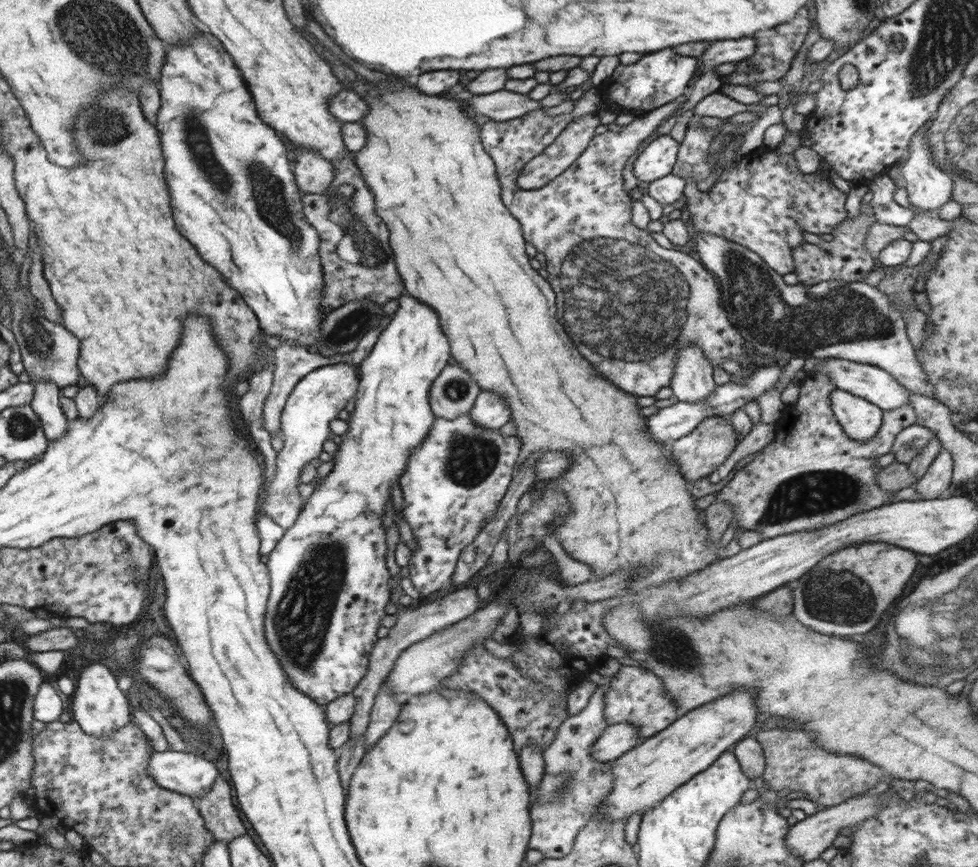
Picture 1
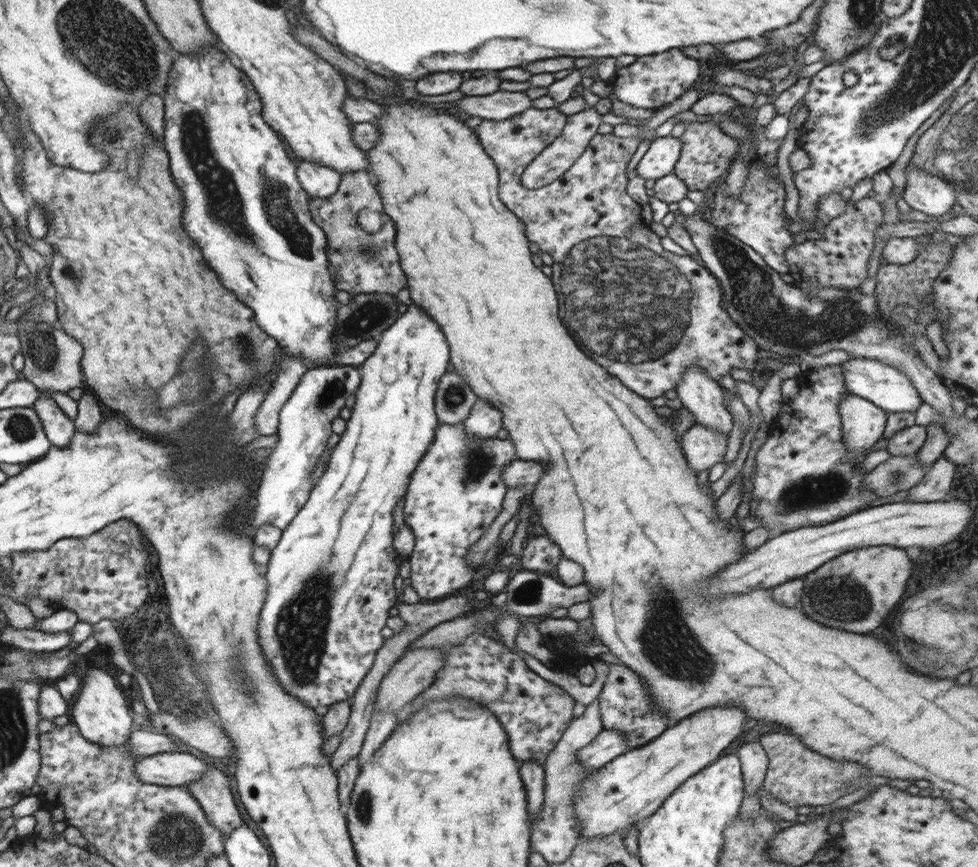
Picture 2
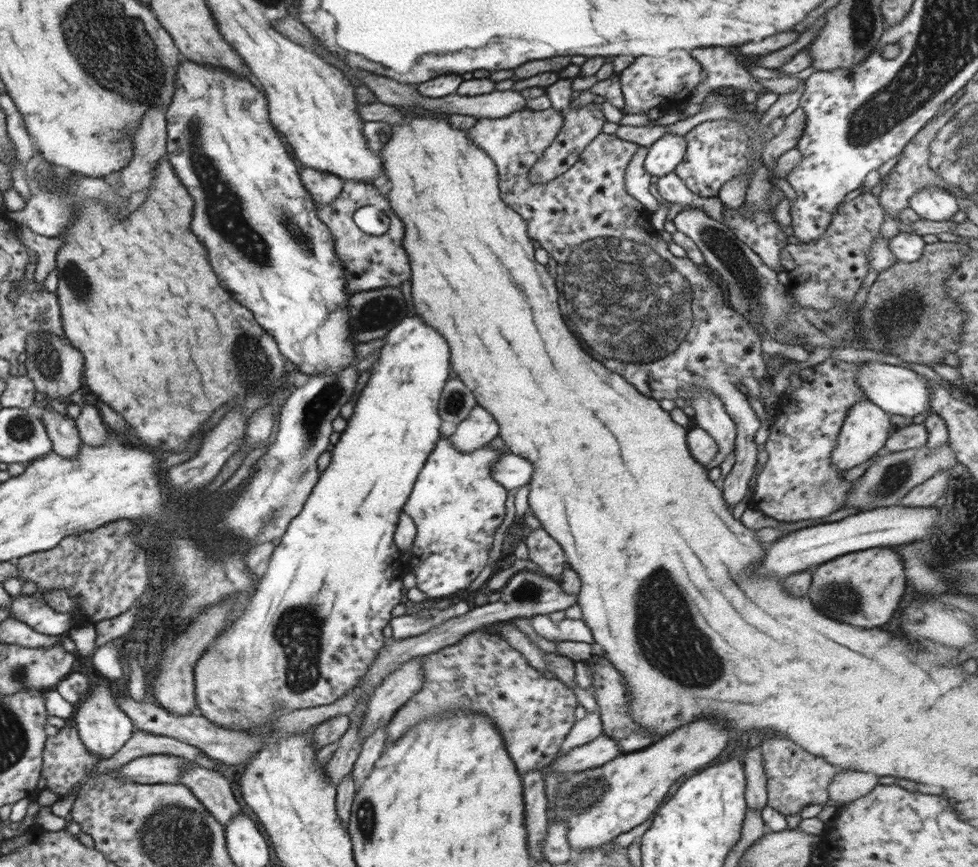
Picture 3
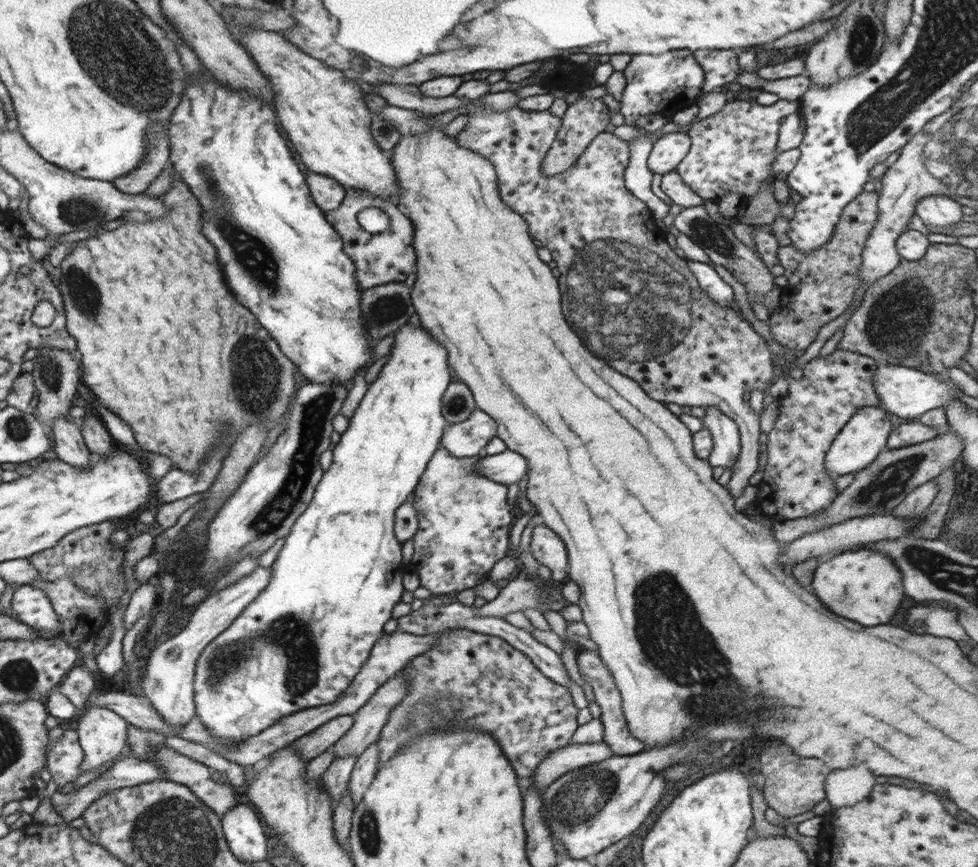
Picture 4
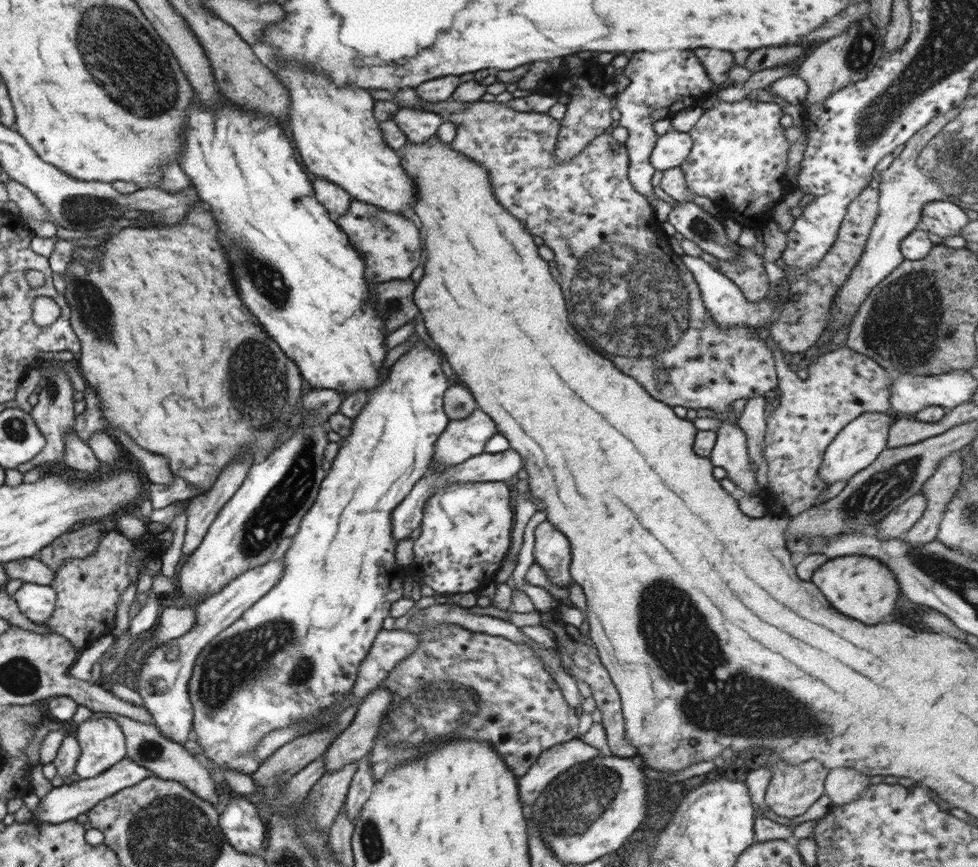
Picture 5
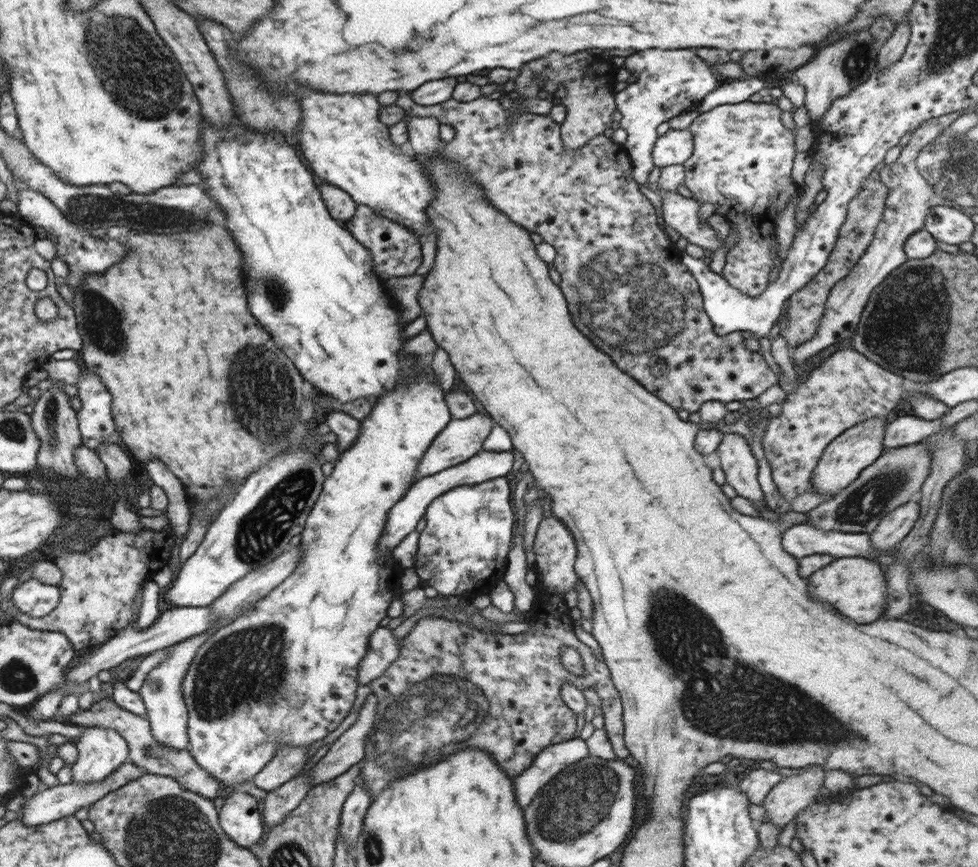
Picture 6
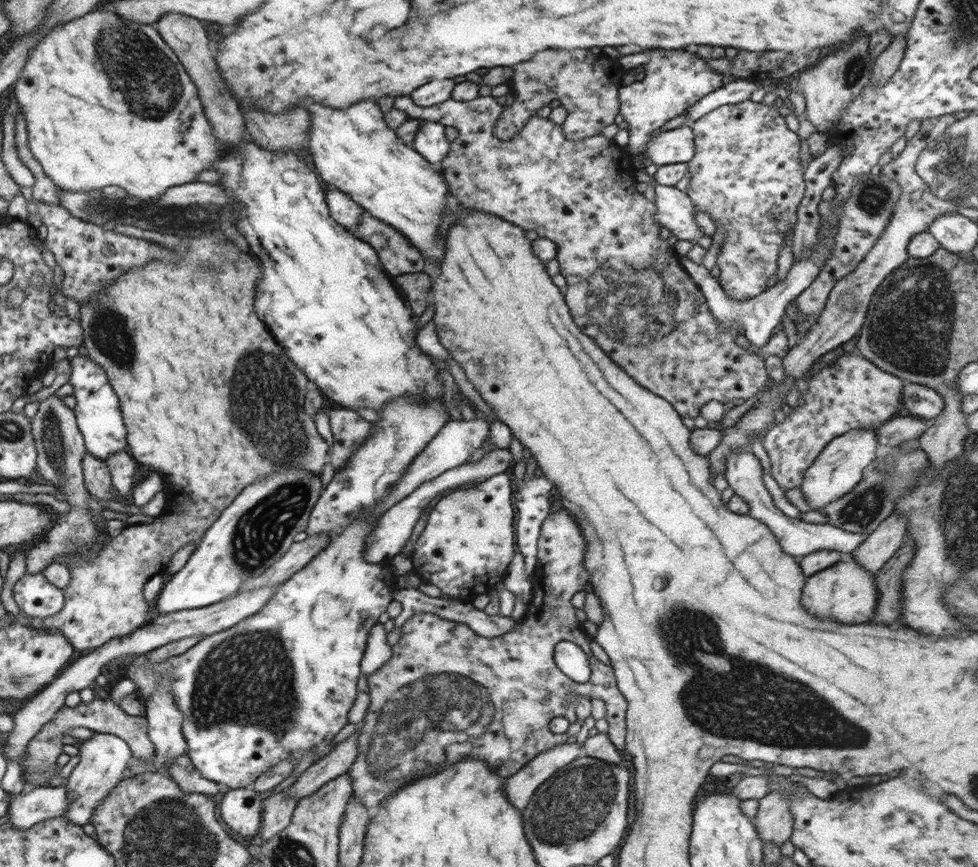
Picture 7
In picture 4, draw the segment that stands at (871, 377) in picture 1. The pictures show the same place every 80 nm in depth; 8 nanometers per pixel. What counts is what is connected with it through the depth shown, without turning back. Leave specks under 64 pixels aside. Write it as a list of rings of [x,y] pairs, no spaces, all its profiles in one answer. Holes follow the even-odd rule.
[[[879,365],[876,374],[873,376],[873,385],[878,395],[880,407],[900,418],[915,420],[921,414],[936,407],[944,407],[950,401],[960,401],[956,394],[961,390],[951,381],[933,377],[918,370],[904,368],[904,366],[882,366]]]

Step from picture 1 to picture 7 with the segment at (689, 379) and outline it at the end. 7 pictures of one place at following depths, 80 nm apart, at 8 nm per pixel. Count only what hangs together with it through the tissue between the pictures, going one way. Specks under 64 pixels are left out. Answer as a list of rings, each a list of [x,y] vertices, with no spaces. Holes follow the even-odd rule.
[[[750,448],[735,450],[727,456],[725,464],[725,478],[732,490],[735,491],[738,501],[749,504],[748,514],[756,520],[762,521],[776,535],[781,544],[781,550],[792,557],[806,556],[817,550],[835,550],[850,557],[859,544],[864,542],[867,535],[846,532],[830,523],[812,524],[803,522],[800,518],[792,518],[774,506],[772,495],[763,482],[763,469],[760,460]]]

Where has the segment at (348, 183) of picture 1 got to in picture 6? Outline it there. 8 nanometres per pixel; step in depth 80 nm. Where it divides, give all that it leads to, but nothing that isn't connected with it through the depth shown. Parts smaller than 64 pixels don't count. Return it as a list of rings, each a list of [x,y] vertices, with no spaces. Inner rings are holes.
[[[357,205],[356,214],[343,226],[364,248],[371,252],[374,263],[373,272],[382,281],[392,277],[414,275],[416,269],[422,264],[419,236],[413,230],[402,226],[402,224],[396,224],[396,222],[376,214],[372,209],[372,207],[366,205]]]

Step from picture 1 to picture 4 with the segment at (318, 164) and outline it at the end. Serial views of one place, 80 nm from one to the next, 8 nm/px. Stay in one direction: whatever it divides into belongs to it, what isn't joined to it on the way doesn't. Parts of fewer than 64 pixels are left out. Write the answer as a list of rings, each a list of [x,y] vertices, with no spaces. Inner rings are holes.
[[[308,171],[306,182],[315,203],[321,210],[338,210],[343,201],[346,189],[329,176]]]

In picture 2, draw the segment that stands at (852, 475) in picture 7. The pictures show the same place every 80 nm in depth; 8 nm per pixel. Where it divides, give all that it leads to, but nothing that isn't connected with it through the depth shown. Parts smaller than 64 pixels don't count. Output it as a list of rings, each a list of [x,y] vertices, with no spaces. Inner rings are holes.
[[[852,393],[841,398],[838,412],[843,441],[855,457],[865,458],[869,454],[865,452],[880,440],[884,432],[887,412]]]

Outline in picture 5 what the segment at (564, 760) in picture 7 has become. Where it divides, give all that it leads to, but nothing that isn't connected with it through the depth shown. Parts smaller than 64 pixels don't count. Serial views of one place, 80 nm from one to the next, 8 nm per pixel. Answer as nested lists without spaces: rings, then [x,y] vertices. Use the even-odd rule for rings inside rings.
[[[579,738],[557,744],[538,757],[524,776],[517,779],[520,800],[525,807],[534,804],[542,791],[565,770],[580,762],[603,756],[601,750]]]

